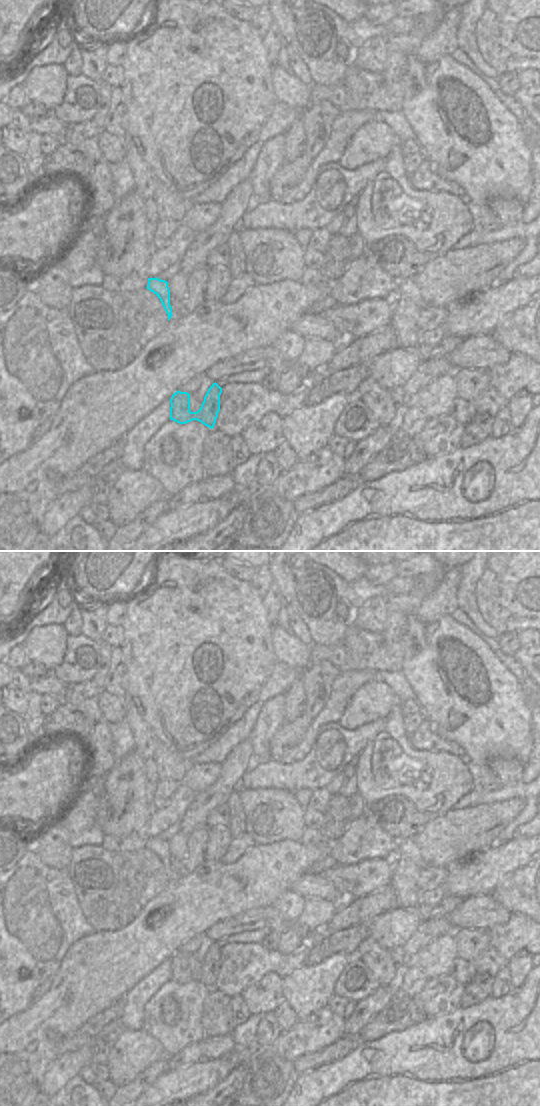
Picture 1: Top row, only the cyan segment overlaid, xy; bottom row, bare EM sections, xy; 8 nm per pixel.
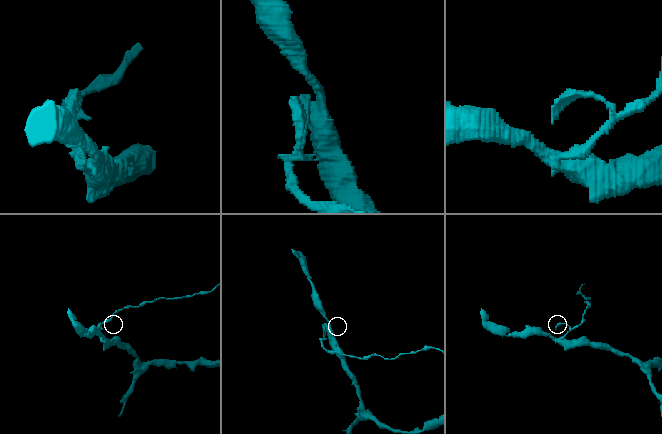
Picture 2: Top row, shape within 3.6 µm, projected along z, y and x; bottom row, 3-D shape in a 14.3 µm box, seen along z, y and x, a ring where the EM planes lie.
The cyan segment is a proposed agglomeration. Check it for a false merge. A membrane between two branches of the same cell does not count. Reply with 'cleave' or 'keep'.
cleave

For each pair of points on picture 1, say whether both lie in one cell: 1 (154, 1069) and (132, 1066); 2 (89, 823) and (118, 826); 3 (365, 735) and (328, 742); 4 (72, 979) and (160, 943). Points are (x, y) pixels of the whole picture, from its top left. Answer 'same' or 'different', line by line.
1: different
2: different
3: same
4: same

